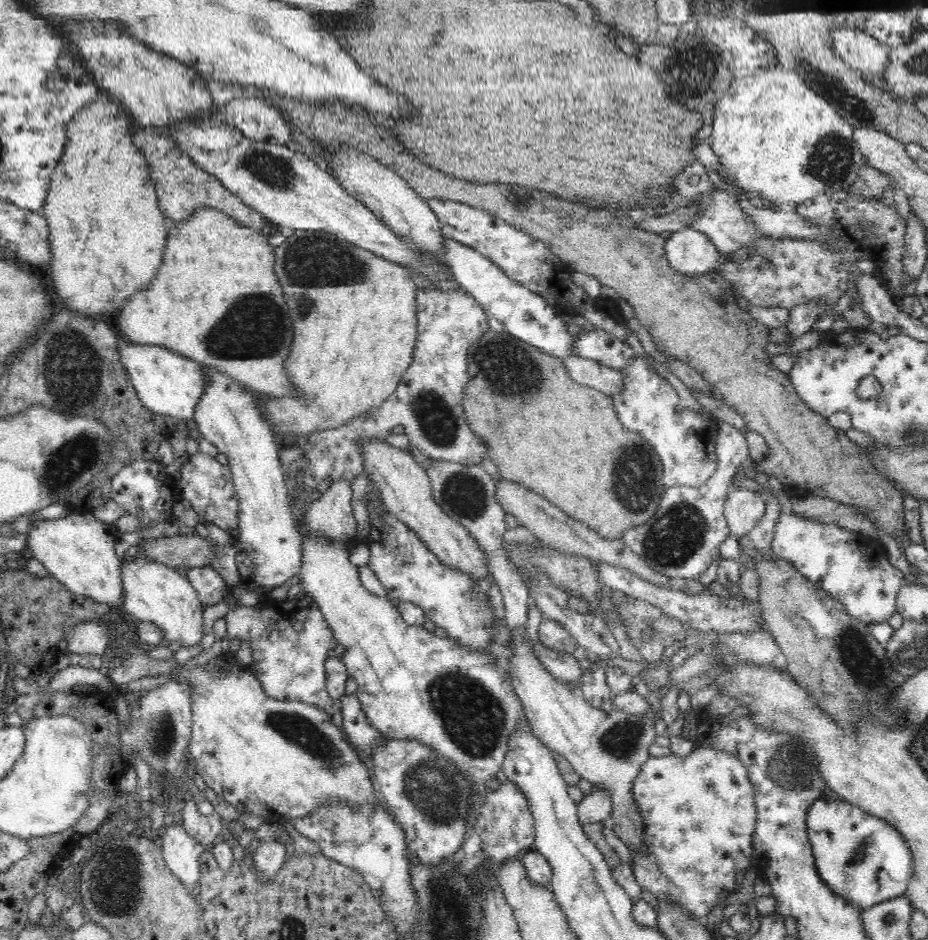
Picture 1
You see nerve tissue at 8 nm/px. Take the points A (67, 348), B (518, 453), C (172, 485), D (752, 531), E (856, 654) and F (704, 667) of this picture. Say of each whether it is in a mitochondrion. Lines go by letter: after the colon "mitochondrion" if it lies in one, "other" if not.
A: mitochondrion
B: other
C: other
D: other
E: mitochondrion
F: mitochondrion

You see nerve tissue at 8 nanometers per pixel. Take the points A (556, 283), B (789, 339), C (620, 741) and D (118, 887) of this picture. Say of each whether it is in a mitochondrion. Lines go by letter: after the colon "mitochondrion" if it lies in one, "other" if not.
A: other
B: other
C: mitochondrion
D: mitochondrion

